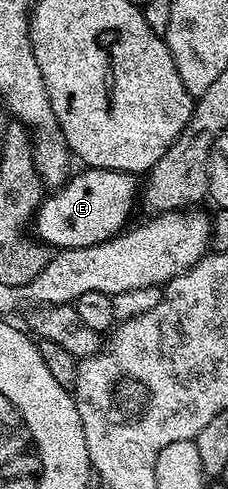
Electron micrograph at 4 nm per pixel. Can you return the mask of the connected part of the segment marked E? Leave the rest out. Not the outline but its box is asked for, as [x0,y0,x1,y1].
[36,167,139,249]

